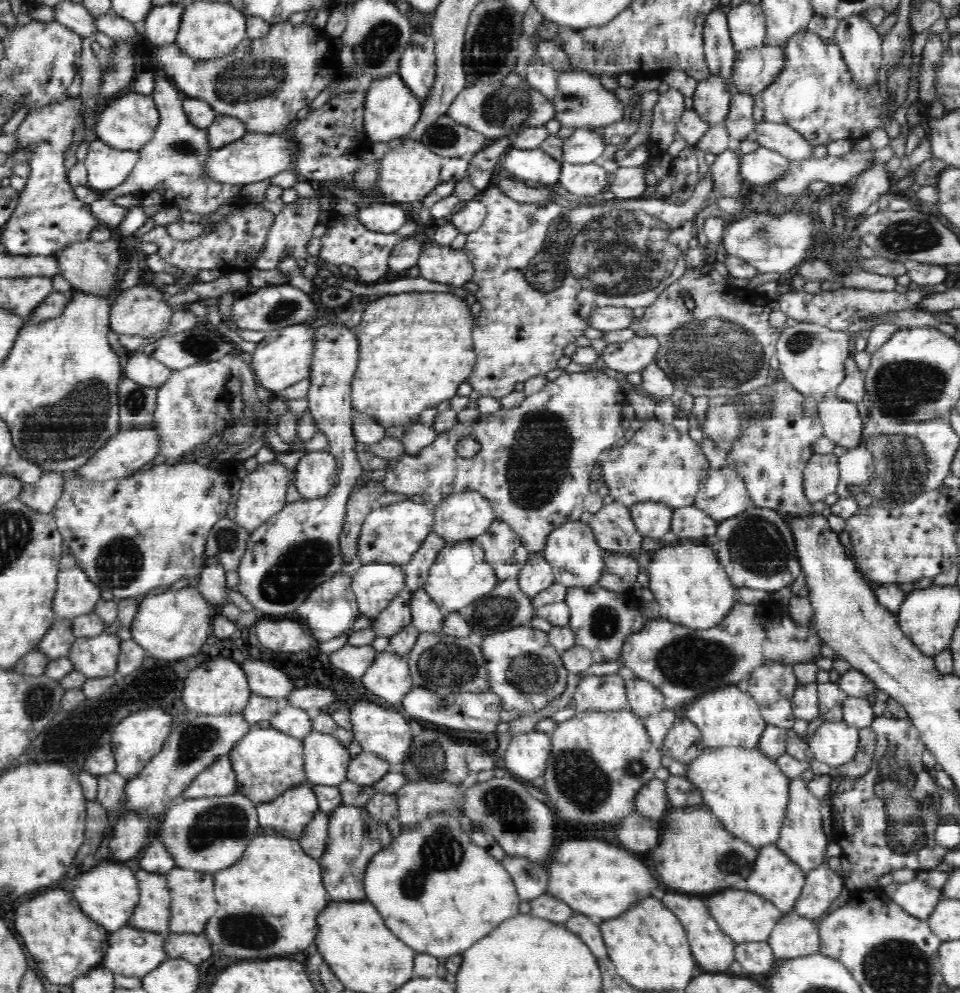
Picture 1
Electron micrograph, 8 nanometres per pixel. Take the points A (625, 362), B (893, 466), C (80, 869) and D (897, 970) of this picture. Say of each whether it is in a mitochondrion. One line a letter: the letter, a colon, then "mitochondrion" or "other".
A: other
B: mitochondrion
C: other
D: mitochondrion

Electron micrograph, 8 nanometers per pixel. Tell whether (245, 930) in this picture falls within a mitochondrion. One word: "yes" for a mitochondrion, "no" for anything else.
yes

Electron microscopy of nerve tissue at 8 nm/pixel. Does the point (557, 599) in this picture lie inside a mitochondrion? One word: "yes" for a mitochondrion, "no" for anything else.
no

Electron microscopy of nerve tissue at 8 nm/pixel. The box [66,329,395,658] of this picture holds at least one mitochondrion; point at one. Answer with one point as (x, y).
(301, 565)

